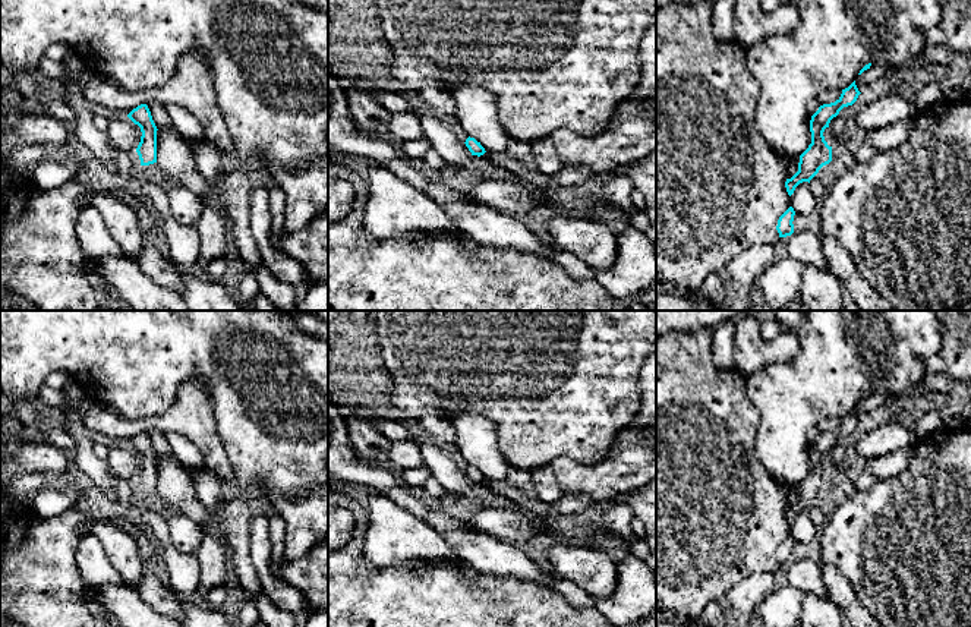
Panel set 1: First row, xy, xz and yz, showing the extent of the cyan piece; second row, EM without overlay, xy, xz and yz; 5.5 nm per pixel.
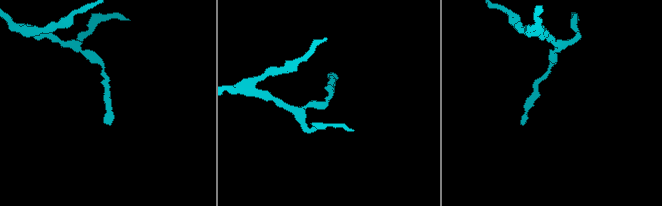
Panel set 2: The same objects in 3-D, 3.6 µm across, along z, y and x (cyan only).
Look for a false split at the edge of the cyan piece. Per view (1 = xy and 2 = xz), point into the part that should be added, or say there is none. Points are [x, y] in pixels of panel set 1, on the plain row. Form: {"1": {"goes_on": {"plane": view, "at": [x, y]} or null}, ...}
{"1": {"goes_on": null}, "2": {"goes_on": null}}

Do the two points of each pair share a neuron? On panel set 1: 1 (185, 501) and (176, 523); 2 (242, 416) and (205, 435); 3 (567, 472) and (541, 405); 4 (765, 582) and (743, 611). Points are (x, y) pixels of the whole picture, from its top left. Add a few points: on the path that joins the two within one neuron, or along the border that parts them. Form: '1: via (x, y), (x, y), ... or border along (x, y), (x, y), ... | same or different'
1: border along (177, 513), (191, 517), (204, 529) | different
2: border along (210, 394), (214, 403), (217, 435), (230, 460) | different
3: border along (548, 463), (558, 457), (571, 457), (595, 465) | different
4: via (757, 589), (743, 604) | same

